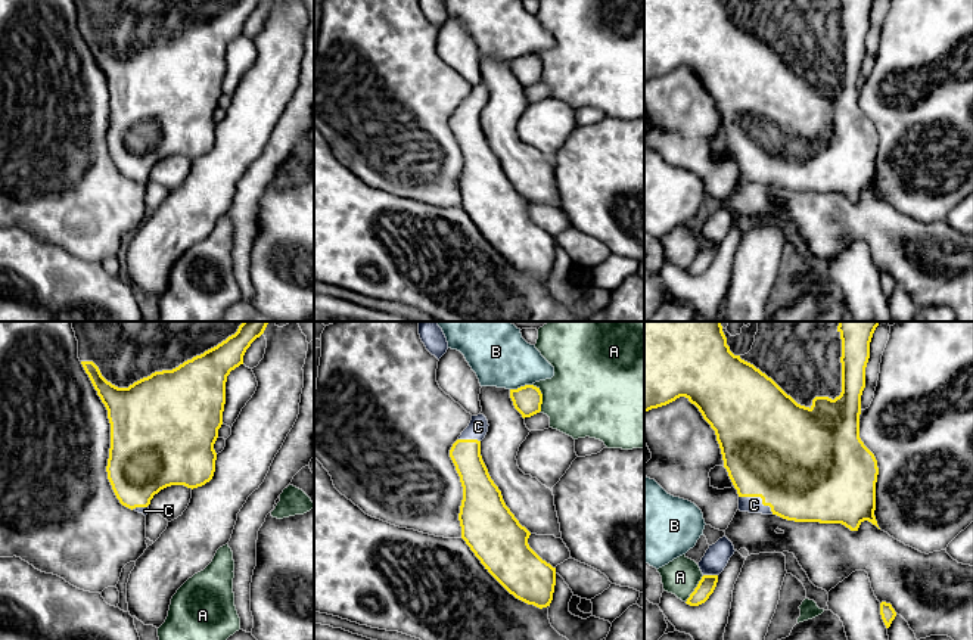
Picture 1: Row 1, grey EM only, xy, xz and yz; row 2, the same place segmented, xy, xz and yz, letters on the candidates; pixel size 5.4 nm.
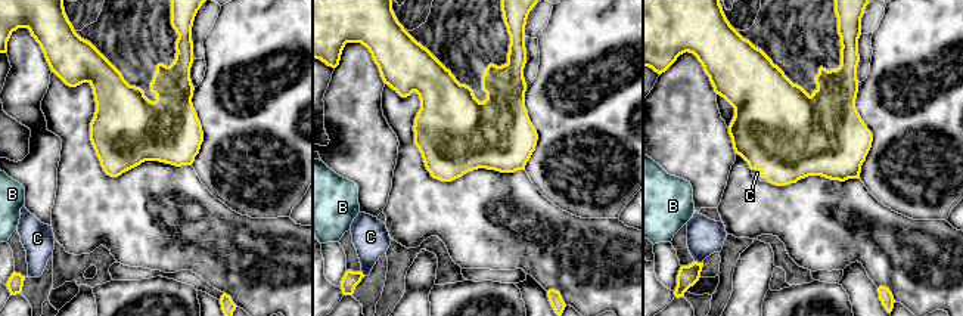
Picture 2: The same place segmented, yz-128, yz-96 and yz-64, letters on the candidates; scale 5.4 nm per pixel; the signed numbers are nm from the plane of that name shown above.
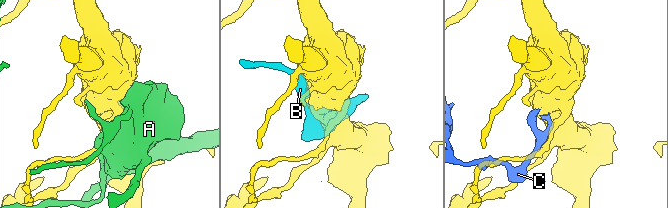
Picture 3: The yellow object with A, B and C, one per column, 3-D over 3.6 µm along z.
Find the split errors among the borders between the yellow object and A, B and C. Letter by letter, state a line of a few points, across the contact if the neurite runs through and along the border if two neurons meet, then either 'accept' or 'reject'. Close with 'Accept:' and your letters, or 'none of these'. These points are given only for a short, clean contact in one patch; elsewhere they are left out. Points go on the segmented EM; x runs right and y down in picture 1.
A: reject
B: reject
C: accept
Accept: C

